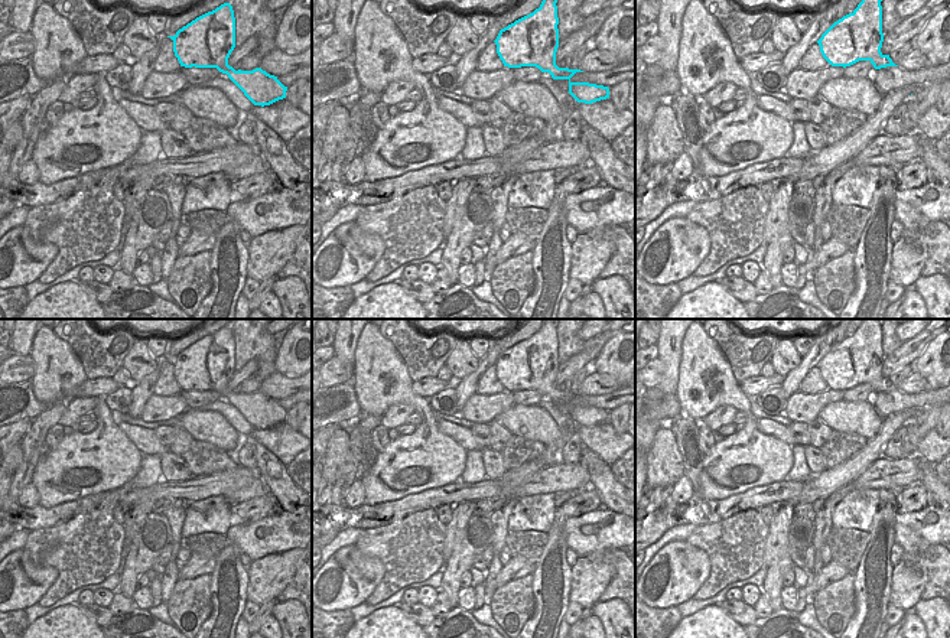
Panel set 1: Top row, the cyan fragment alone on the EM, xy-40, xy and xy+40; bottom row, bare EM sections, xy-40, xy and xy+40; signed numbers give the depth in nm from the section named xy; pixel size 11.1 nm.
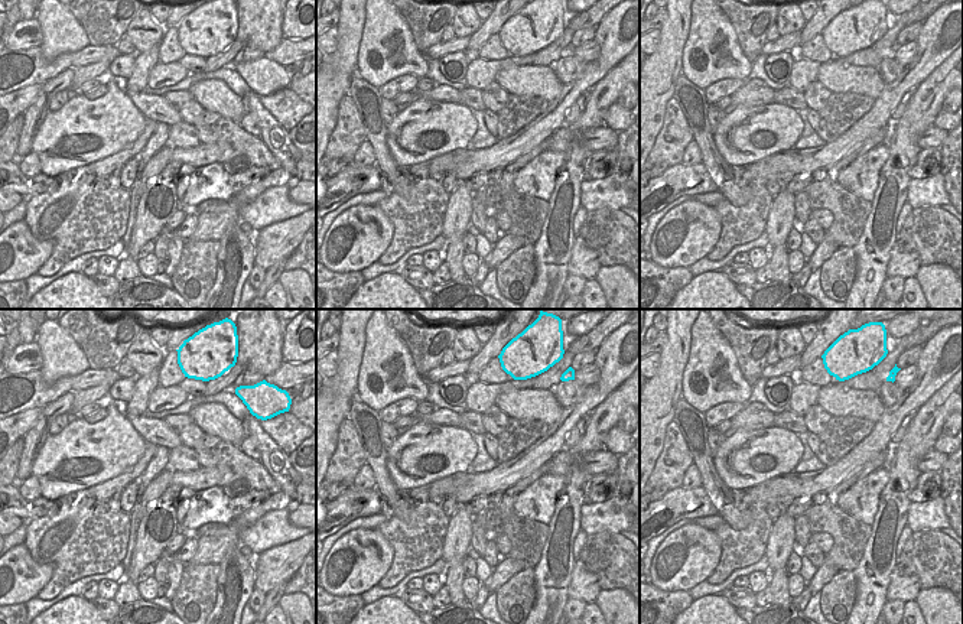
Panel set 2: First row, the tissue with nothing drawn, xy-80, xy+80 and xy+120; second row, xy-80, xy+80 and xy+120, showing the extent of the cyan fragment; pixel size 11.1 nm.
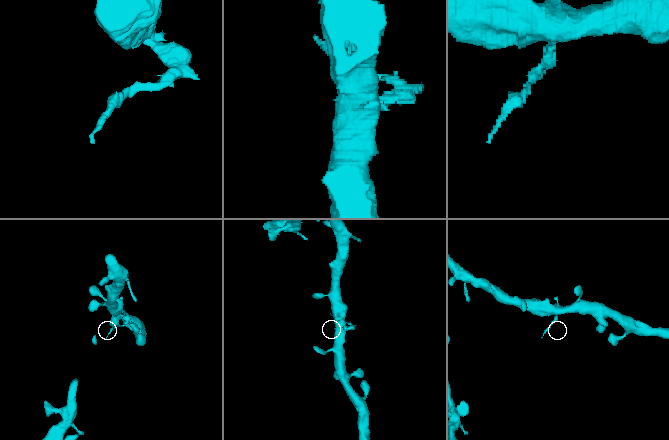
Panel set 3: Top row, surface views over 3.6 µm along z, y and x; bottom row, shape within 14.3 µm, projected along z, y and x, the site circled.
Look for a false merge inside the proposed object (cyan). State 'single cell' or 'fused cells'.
fused cells

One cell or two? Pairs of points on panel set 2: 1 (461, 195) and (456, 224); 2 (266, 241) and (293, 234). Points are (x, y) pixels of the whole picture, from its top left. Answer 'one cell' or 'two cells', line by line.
1: one cell
2: one cell

